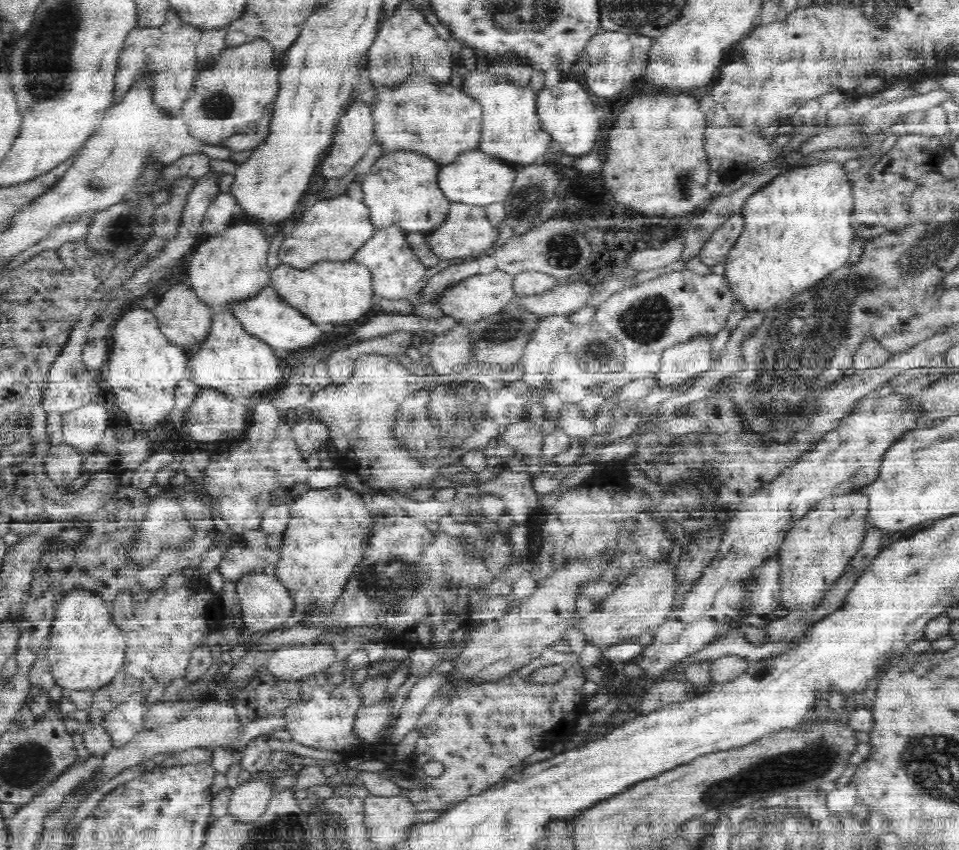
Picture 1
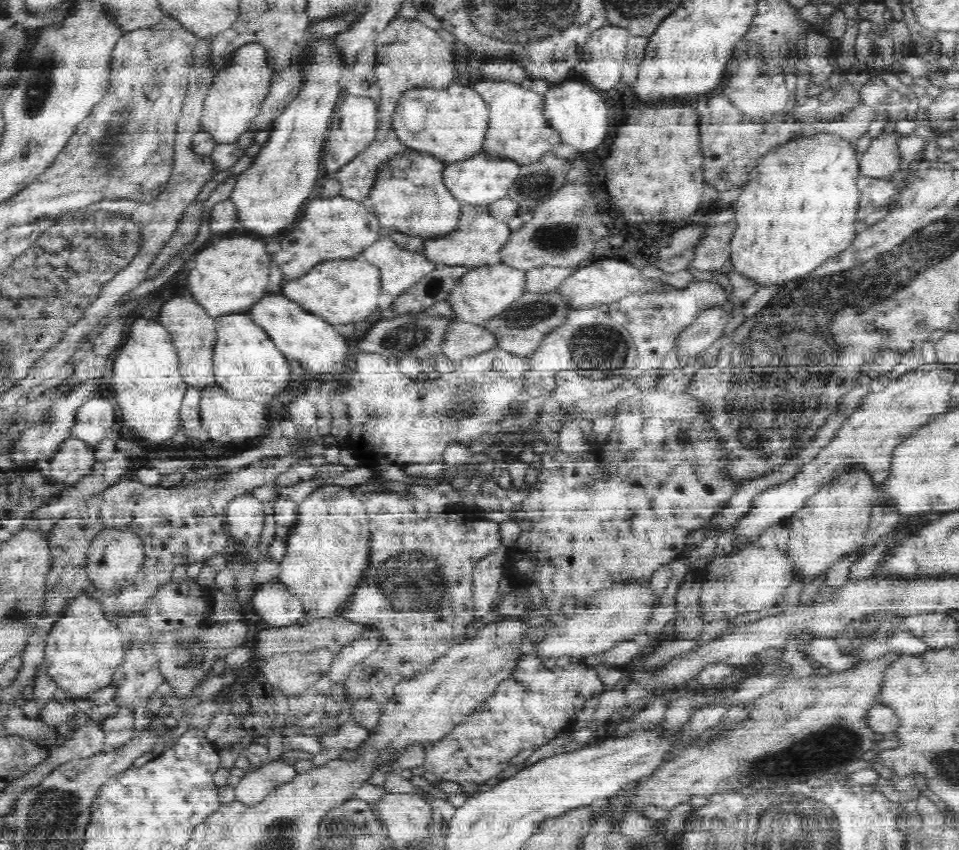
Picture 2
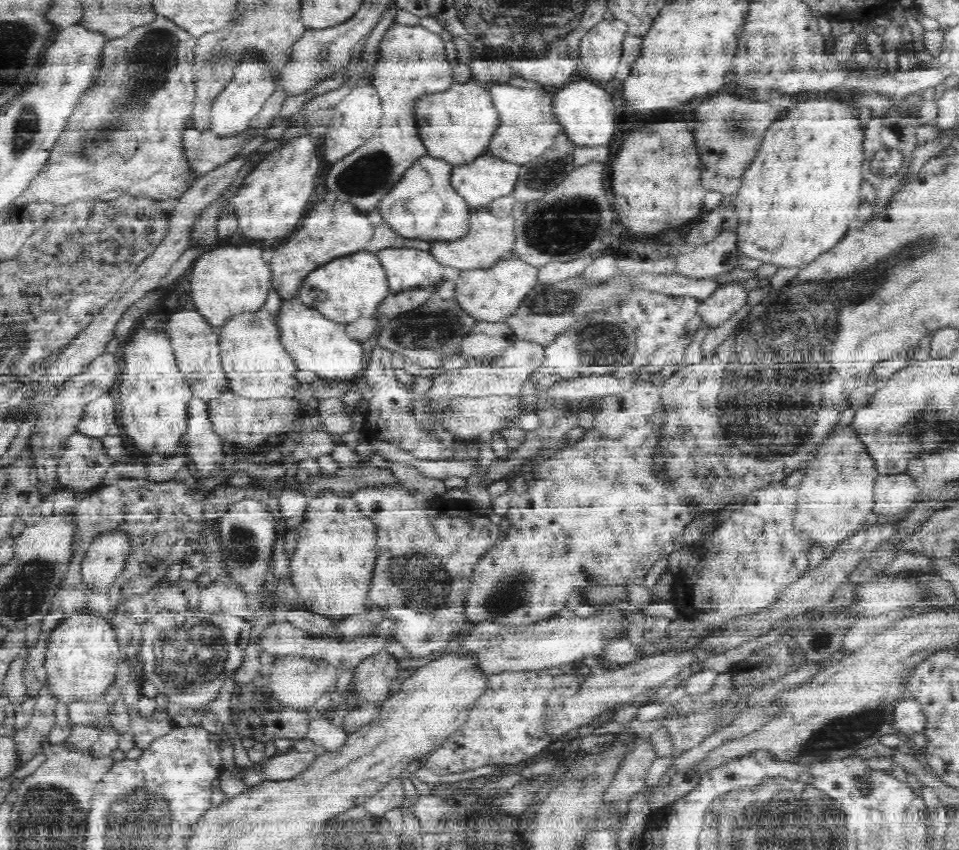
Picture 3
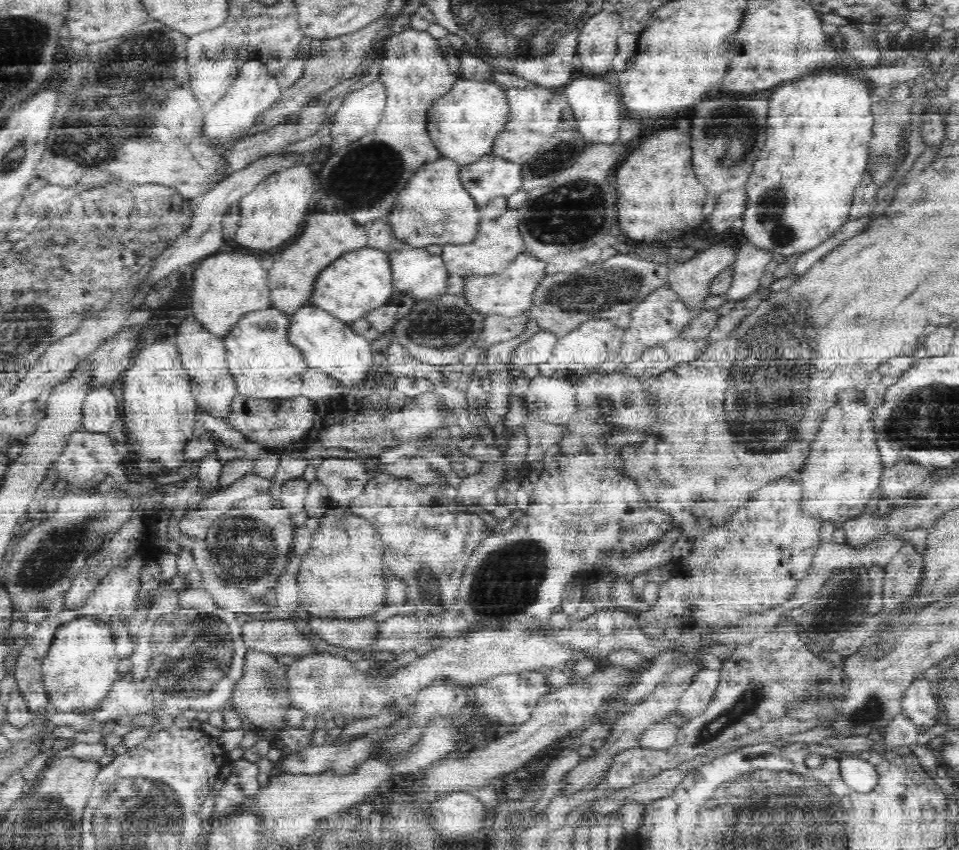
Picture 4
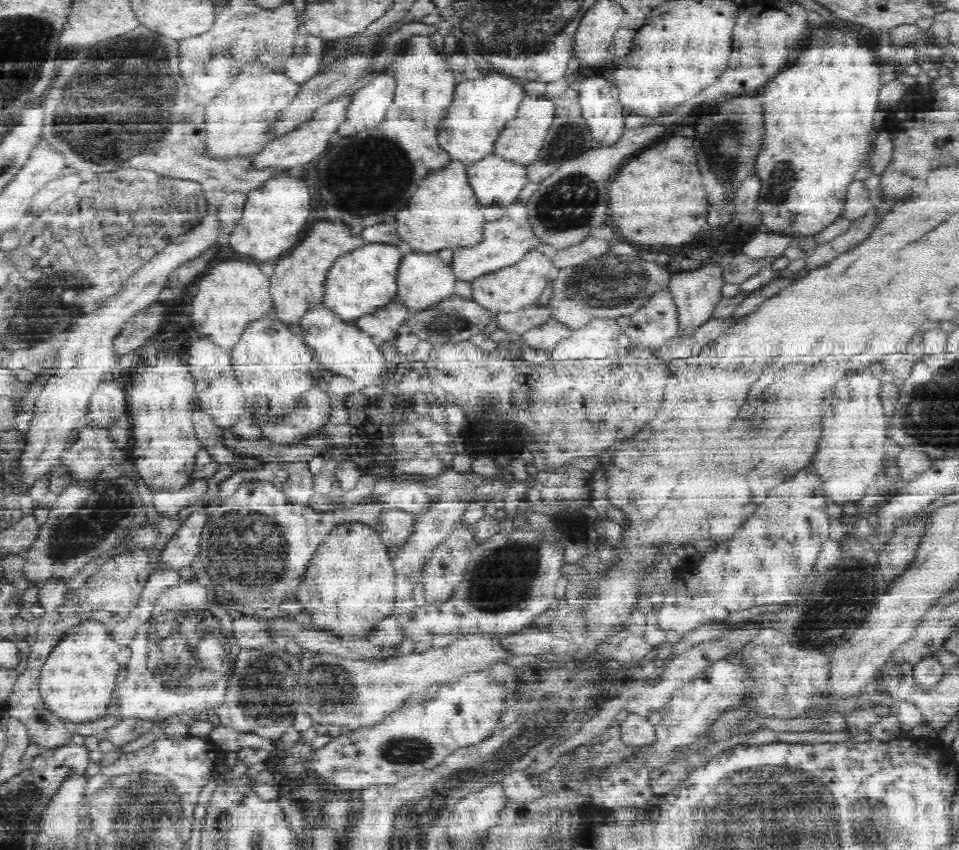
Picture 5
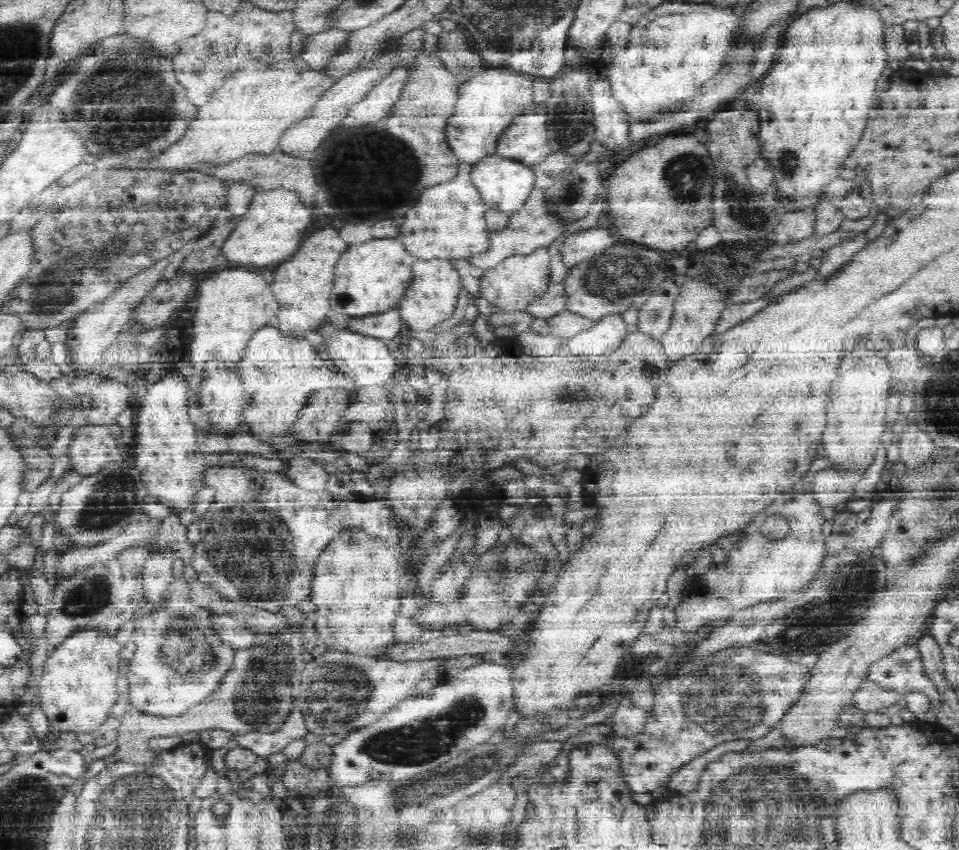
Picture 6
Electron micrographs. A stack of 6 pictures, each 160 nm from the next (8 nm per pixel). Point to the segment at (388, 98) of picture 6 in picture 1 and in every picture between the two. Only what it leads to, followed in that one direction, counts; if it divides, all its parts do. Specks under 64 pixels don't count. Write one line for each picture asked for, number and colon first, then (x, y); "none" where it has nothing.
1: (355, 131)
2: (353, 126)
3: (358, 115)
4: (361, 111)
5: (369, 105)

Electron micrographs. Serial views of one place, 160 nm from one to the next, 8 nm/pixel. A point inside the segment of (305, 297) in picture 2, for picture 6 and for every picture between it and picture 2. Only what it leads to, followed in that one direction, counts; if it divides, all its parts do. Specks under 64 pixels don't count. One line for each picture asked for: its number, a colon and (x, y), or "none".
3: (349, 287)
4: (351, 287)
5: (365, 280)
6: (371, 278)

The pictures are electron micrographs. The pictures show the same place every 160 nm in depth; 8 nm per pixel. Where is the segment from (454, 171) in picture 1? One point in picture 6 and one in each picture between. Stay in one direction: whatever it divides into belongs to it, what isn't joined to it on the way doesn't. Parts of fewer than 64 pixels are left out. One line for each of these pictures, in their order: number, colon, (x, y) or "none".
2: (480, 180)
3: (487, 177)
4: (491, 177)
5: (496, 181)
6: (505, 184)

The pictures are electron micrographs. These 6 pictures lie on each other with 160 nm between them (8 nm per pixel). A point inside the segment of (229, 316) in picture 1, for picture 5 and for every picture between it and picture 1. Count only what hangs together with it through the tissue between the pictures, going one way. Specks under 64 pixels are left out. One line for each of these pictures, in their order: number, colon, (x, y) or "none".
2: (247, 362)
3: (252, 354)
4: (264, 363)
5: (271, 361)

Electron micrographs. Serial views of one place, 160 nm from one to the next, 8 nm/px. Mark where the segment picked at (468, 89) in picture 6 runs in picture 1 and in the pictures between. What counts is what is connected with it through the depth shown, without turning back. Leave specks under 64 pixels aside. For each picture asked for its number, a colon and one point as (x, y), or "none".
1: (444, 121)
2: (451, 124)
3: (457, 125)
4: (464, 125)
5: (482, 108)

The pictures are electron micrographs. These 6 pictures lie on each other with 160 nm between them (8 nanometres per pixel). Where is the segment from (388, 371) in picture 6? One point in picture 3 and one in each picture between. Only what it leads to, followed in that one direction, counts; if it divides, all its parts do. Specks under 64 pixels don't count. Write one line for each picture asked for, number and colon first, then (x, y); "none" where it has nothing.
3: (316, 343)
4: (328, 343)
5: (342, 349)

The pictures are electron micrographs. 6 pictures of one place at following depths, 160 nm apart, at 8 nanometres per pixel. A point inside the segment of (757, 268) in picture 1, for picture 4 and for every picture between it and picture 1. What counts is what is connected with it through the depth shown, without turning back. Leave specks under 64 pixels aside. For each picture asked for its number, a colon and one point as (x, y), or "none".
2: (799, 205)
3: (799, 197)
4: (818, 127)

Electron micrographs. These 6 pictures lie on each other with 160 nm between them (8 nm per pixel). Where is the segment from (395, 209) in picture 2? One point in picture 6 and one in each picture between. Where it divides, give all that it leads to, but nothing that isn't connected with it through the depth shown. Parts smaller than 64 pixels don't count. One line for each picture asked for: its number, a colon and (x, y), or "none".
3: (423, 206)
4: (436, 201)
5: (445, 213)
6: (451, 214)

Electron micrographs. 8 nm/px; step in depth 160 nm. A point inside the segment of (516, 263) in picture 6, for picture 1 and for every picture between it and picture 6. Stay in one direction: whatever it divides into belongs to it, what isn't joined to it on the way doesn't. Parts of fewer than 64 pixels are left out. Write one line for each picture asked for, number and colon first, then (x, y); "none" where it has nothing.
1: (479, 296)
2: (484, 293)
3: (495, 294)
4: (507, 293)
5: (505, 290)

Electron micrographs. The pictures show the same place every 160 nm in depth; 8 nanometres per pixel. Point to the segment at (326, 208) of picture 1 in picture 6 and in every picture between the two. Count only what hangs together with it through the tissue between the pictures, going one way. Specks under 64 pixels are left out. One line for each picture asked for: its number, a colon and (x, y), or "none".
2: (331, 228)
3: (329, 232)
4: (326, 237)
5: (297, 286)
6: (302, 285)

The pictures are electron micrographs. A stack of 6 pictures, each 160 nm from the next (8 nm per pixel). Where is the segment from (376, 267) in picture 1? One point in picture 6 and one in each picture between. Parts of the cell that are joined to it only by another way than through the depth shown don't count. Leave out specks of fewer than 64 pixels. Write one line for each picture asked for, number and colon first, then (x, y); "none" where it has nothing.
2: (400, 268)
3: (407, 268)
4: (417, 274)
5: (424, 280)
6: (433, 297)

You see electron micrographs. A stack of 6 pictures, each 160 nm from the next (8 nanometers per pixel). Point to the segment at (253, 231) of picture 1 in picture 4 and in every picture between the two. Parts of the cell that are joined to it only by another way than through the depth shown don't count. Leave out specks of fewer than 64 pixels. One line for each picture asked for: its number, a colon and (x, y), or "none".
2: (231, 276)
3: (224, 282)
4: (226, 287)

